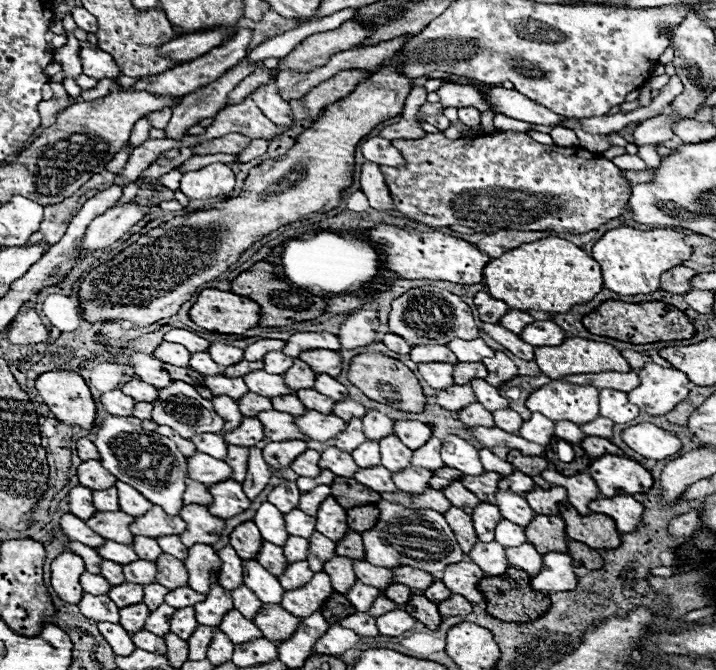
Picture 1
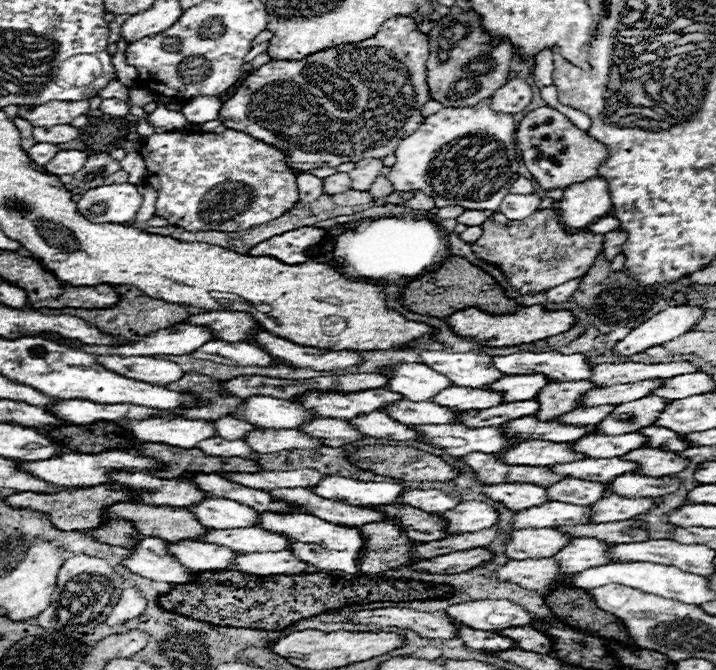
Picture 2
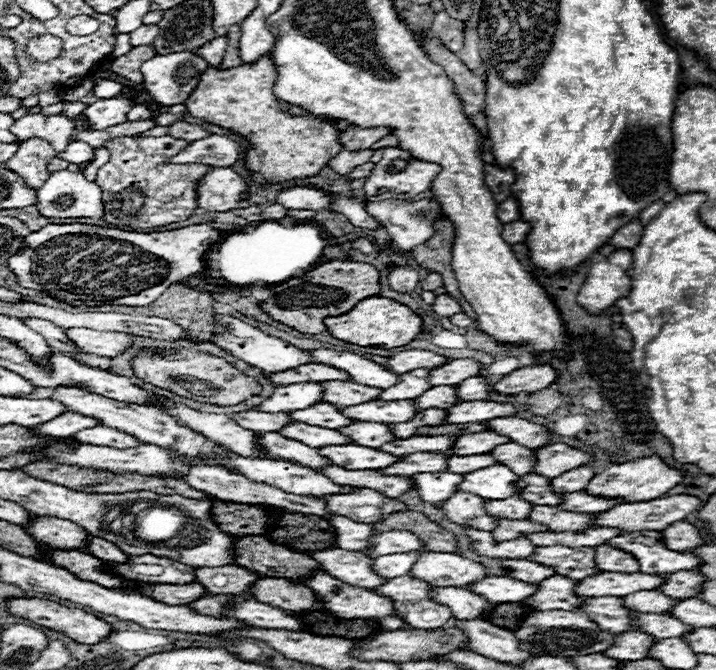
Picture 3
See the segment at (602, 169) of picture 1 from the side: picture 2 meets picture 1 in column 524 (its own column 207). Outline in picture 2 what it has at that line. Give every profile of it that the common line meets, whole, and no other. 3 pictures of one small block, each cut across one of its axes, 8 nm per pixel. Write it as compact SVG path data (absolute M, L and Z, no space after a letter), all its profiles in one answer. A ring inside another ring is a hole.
M228 128L222 134L152 134L140 146L140 154L148 168L146 182L158 192L156 214L184 230L244 230L248 226L262 226L284 216L298 202L296 174L286 166L286 156L244 132Z

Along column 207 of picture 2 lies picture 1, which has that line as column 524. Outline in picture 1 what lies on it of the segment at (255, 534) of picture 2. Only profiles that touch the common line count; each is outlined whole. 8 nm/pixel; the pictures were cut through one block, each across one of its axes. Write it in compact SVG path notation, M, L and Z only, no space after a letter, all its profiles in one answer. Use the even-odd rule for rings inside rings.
M502 518L496 524L496 542L500 542L502 546L518 546L518 544L524 544L528 540L526 540L522 526L516 526L516 524Z

